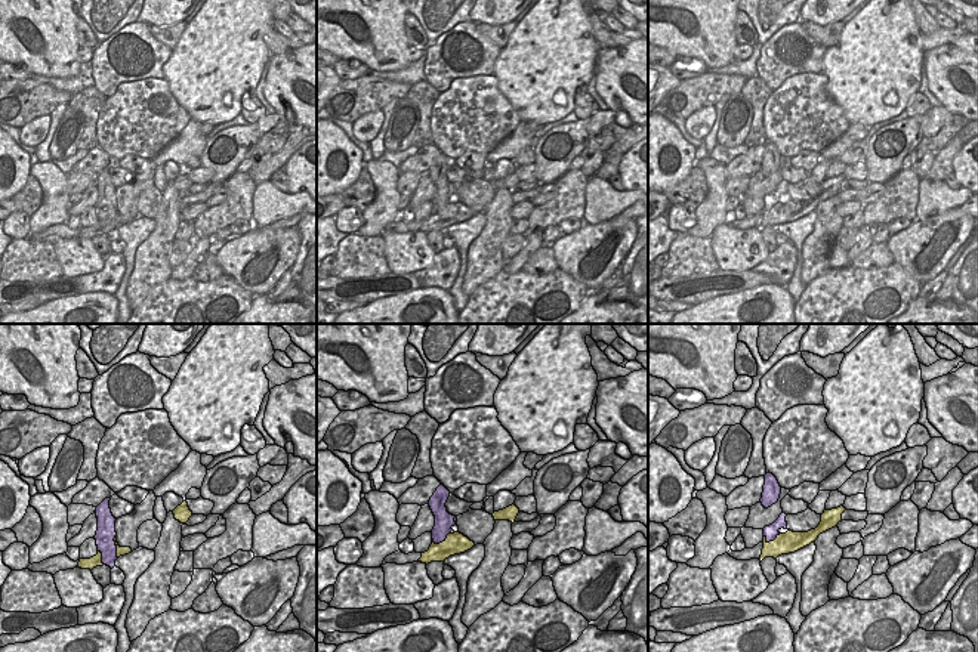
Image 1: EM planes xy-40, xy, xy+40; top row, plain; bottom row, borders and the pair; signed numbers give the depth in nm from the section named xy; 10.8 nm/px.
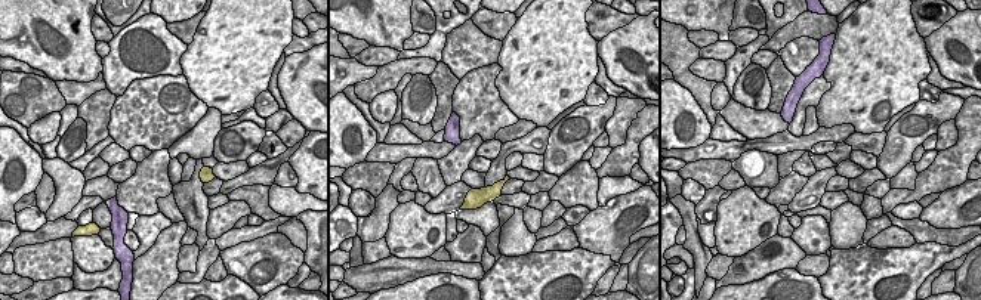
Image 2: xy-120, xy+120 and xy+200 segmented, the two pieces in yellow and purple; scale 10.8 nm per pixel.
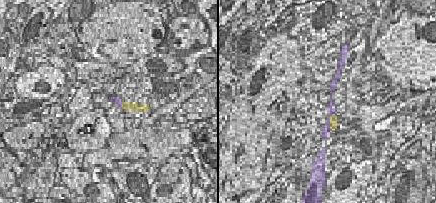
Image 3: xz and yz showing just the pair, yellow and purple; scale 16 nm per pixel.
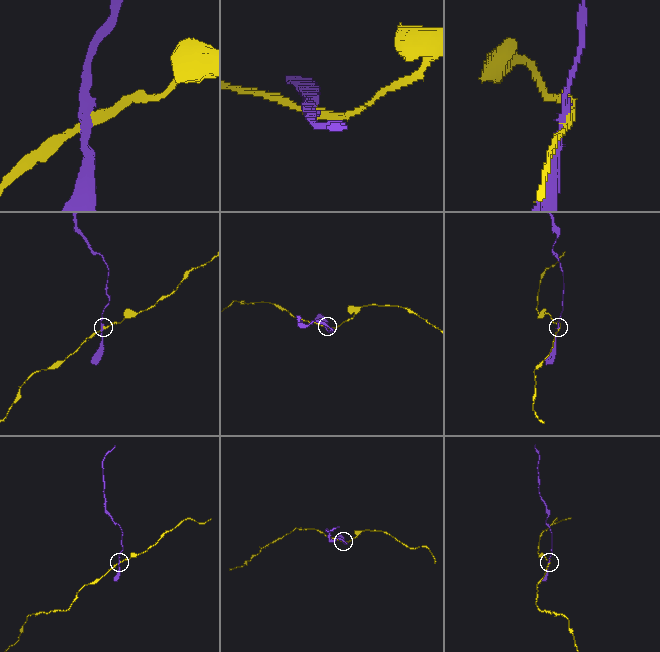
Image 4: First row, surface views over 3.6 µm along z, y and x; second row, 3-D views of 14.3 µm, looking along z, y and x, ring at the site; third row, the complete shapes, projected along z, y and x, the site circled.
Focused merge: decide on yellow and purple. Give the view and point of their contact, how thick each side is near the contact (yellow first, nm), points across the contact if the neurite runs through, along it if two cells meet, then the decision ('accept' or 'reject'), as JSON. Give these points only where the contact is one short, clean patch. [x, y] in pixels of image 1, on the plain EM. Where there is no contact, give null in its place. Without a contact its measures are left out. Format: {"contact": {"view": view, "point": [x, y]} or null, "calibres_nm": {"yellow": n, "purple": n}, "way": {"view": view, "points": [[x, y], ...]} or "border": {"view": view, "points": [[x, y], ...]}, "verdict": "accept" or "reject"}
{"contact": {"view": "xy-40", "point": [116, 213]}, "calibres_nm": {"yellow": 100, "purple": 220}, "border": {"view": "xy-40", "points": [[116, 203], [117, 226]]}, "verdict": "reject"}

